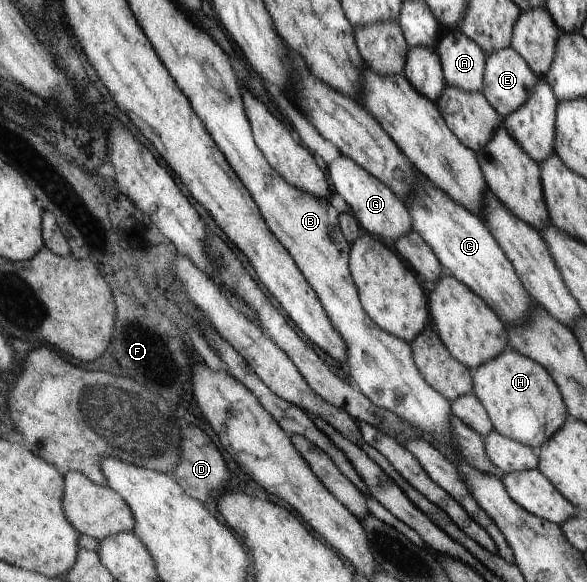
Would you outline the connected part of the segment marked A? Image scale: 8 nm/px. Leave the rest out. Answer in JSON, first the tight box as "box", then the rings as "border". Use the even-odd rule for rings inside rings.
{"box":[437,30,487,92],"border":[[[460,30],[443,31],[437,49],[449,86],[468,92],[481,91],[485,80],[487,53],[478,42]]]}

